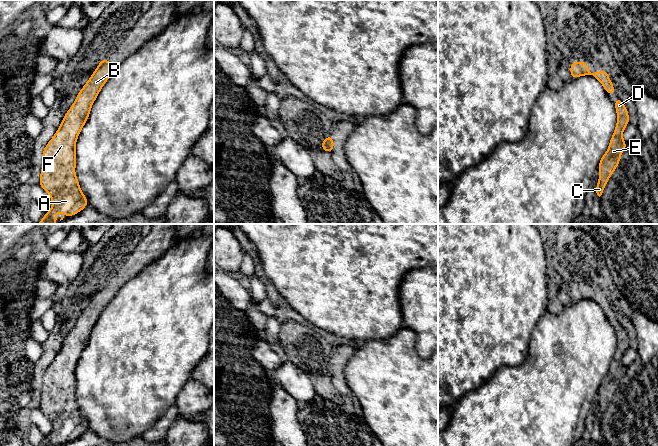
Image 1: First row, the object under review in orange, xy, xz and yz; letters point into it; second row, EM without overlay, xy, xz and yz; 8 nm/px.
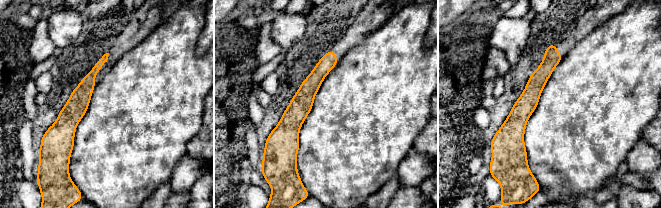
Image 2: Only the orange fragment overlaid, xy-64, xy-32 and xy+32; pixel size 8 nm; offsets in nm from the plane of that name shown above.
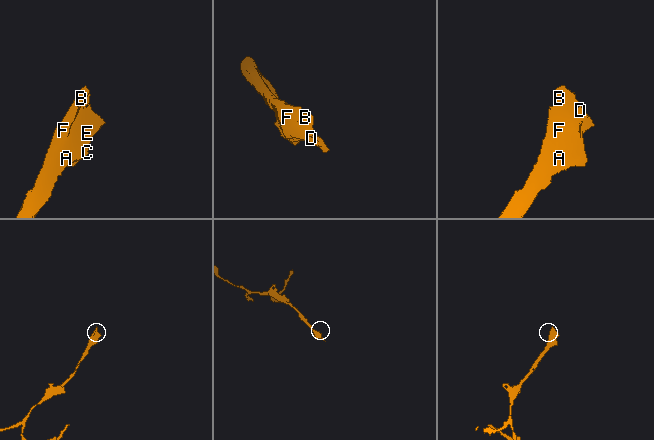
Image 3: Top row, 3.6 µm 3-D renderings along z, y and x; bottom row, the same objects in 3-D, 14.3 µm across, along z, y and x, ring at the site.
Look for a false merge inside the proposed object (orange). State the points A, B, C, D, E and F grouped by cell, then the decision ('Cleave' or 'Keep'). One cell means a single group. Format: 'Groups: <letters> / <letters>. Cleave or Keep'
Groups: A B C D E F. Keep

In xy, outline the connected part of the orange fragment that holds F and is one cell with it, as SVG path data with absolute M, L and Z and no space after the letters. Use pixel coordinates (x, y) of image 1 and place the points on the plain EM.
M102 283L43 374L39 410L50 419L53 428L40 446L58 446L56 436L71 441L88 429L75 399L76 364L89 342L92 328L113 296L108 283Z

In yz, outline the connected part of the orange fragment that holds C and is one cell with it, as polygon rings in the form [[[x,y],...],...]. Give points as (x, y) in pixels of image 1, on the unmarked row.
[[[619,321],[615,324],[614,329],[617,335],[617,349],[610,364],[608,374],[602,380],[598,389],[600,400],[595,412],[599,421],[602,419],[610,400],[618,390],[621,377],[625,375],[627,370],[627,367],[622,362],[622,357],[629,348],[629,338]]]

